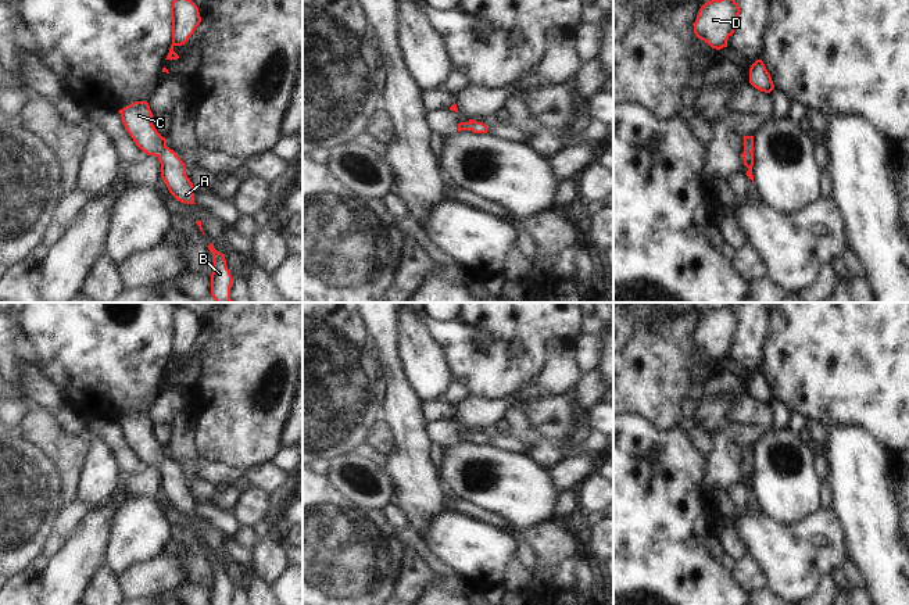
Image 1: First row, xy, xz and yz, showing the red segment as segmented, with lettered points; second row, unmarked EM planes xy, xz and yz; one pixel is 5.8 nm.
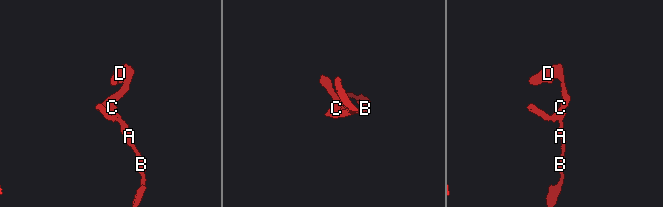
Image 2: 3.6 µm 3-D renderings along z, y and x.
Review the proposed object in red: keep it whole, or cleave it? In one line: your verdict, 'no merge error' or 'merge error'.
no merge error

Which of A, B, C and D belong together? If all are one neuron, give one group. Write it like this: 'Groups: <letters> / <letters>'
Groups: A B C D.

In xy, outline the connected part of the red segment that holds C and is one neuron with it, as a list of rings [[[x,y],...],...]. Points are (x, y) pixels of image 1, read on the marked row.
[[[135,101],[118,111],[122,123],[136,146],[161,164],[161,178],[169,193],[180,203],[194,203],[194,186],[186,175],[185,162],[167,146],[153,125],[153,112],[147,101]]]

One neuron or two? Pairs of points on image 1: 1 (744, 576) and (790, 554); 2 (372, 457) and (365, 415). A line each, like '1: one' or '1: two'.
1: two
2: two

